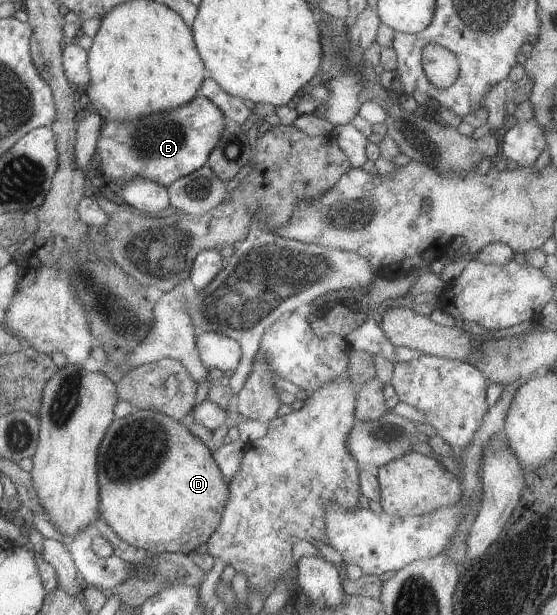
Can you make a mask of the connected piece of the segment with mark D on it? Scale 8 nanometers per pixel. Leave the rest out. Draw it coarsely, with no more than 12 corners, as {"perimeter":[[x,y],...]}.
{"perimeter":[[156,411],[98,447],[100,519],[151,555],[192,555],[229,485]]}

